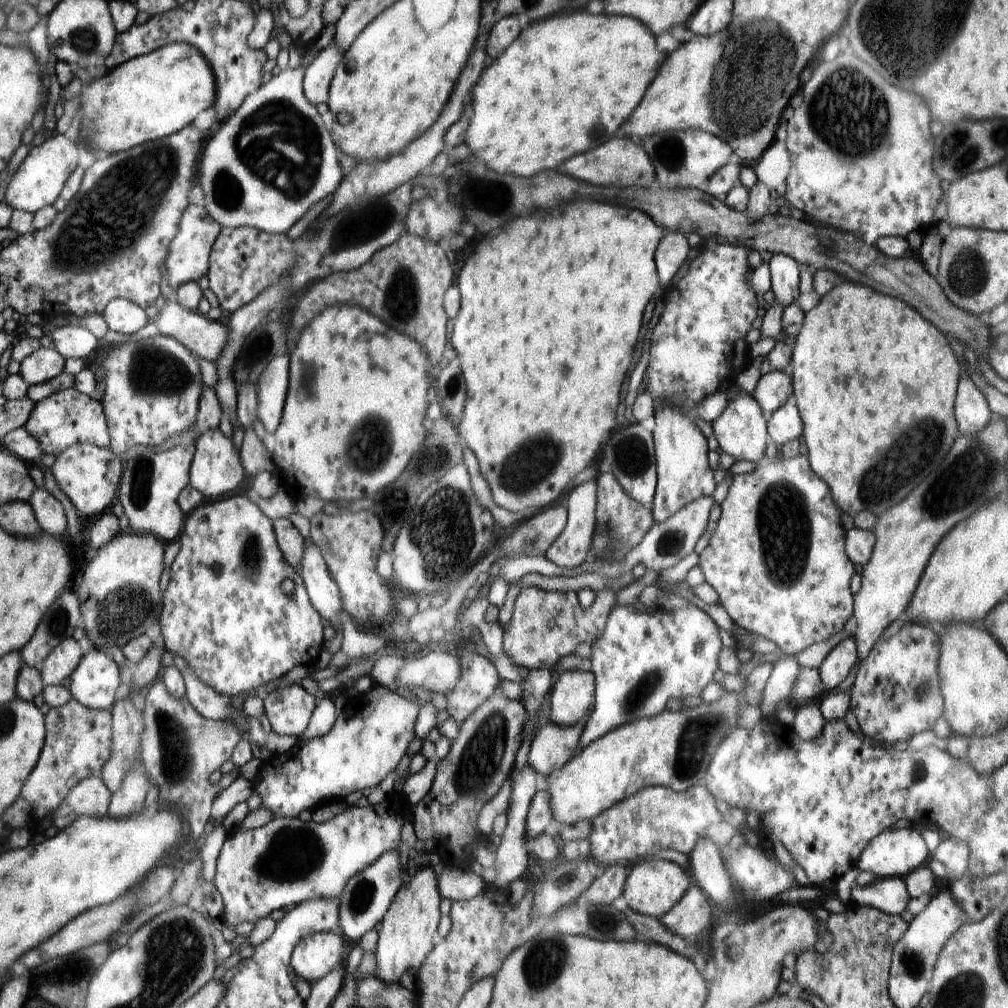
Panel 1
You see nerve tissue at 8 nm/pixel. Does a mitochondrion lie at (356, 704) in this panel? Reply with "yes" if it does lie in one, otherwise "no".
no

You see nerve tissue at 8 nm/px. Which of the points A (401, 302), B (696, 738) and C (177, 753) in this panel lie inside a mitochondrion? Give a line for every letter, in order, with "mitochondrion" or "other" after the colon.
A: mitochondrion
B: mitochondrion
C: mitochondrion

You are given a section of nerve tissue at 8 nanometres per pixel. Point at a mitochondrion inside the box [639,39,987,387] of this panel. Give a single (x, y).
(838, 115)

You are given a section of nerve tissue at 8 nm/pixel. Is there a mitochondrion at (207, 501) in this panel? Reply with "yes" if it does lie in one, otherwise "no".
no

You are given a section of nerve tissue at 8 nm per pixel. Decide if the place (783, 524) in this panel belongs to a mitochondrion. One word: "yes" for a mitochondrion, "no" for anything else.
yes

